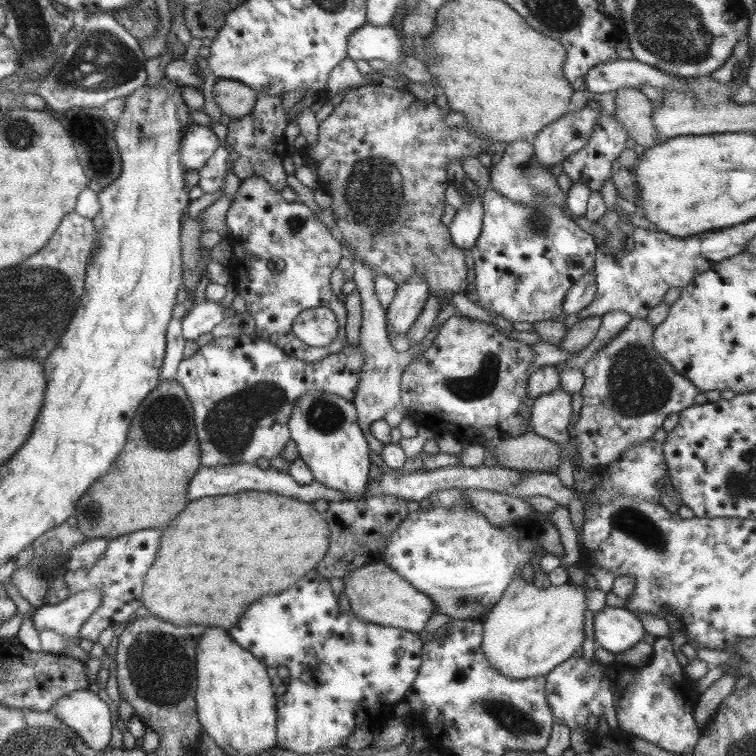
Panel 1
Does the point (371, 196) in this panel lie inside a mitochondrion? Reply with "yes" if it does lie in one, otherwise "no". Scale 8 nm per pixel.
yes

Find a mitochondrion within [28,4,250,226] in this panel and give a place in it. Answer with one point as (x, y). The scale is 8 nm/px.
(102, 61)

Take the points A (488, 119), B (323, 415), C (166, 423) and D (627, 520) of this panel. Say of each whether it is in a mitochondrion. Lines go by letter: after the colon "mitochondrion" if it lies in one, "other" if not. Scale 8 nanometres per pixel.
A: other
B: mitochondrion
C: mitochondrion
D: mitochondrion

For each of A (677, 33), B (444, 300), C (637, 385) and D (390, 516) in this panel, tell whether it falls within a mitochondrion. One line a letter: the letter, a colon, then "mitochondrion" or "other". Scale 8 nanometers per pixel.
A: mitochondrion
B: other
C: mitochondrion
D: other

